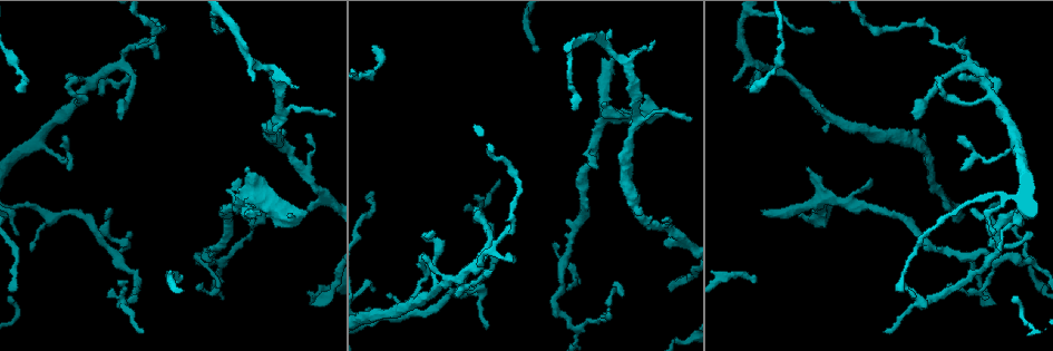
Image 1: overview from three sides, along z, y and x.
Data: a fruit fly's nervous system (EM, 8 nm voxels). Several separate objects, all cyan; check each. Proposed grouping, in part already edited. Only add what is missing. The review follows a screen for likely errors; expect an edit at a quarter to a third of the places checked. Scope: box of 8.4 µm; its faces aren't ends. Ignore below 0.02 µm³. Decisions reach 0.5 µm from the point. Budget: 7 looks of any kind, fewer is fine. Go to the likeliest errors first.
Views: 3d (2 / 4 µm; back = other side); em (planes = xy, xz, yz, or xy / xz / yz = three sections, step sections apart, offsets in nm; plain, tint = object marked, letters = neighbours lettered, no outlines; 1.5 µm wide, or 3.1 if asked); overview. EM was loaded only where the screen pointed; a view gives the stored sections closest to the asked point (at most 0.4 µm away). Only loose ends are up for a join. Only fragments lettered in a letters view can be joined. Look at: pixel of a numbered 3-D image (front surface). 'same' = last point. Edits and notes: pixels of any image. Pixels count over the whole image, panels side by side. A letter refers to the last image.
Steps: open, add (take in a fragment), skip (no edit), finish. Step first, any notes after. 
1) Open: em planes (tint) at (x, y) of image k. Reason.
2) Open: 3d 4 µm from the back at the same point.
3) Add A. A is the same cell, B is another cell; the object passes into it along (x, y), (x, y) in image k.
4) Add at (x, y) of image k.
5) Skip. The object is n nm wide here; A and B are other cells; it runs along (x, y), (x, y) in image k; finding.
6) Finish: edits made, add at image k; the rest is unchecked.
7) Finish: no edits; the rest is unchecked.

Open: em yz step 4 (letters) at (259, 209) of image 1. Branch stops here.

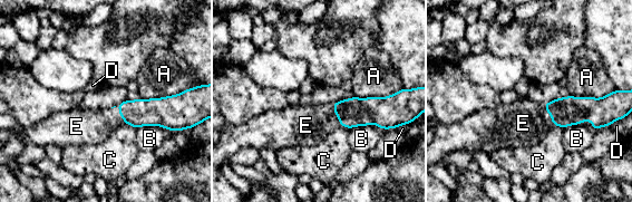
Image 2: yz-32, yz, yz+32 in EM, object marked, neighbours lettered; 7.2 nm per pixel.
Open: em planes (letters) at the same point.

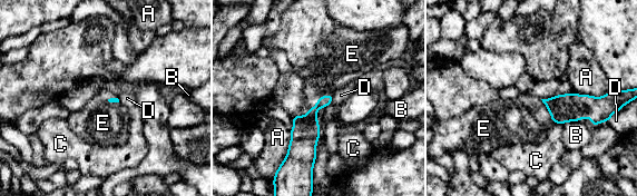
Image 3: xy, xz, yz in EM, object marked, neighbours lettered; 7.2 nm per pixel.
Add E. E is the same cell, A, B, C and D are other cells; it goes on there.

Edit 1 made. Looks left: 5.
Open: em planes (plain) at (971, 210) of image 1. Thin end.

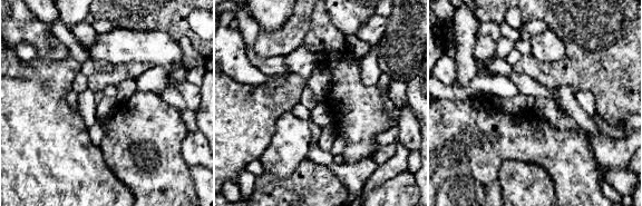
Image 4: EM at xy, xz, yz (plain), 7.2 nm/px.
Open: em planes (letters) at the same point.

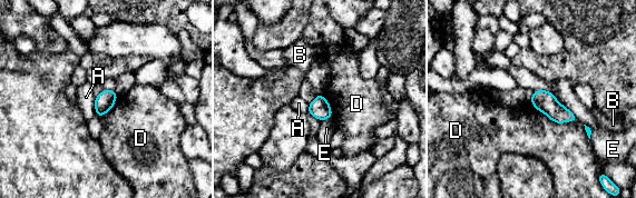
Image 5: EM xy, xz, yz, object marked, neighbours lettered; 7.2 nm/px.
Skip. The object is 140 nm wide here; A, B, D and E are other cells; a border runs along (307, 114), (320, 121) in image 5; none of them fits.

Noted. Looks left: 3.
Open: 3d 4 µm at (476, 197) of image 1. Tapers out.

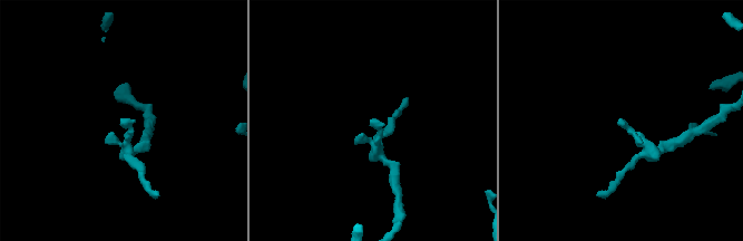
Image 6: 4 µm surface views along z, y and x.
Open: em planes (letters) at (120, 120) of image 6. Now the EM.

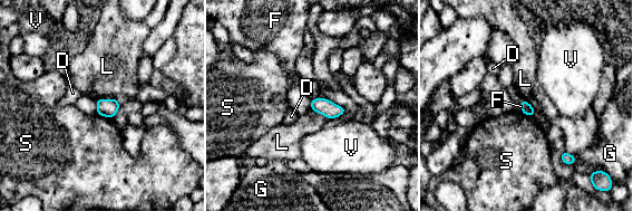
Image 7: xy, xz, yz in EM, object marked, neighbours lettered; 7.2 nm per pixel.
Skip. The object is 80 nm wide here; D, F, G, L, S and V are other cells; a border runs along (95, 101), (97, 113) in image 7; no lettered fragment goes on from it.

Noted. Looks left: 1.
Finish: edits made, add at image 3; the rest is unchecked.

